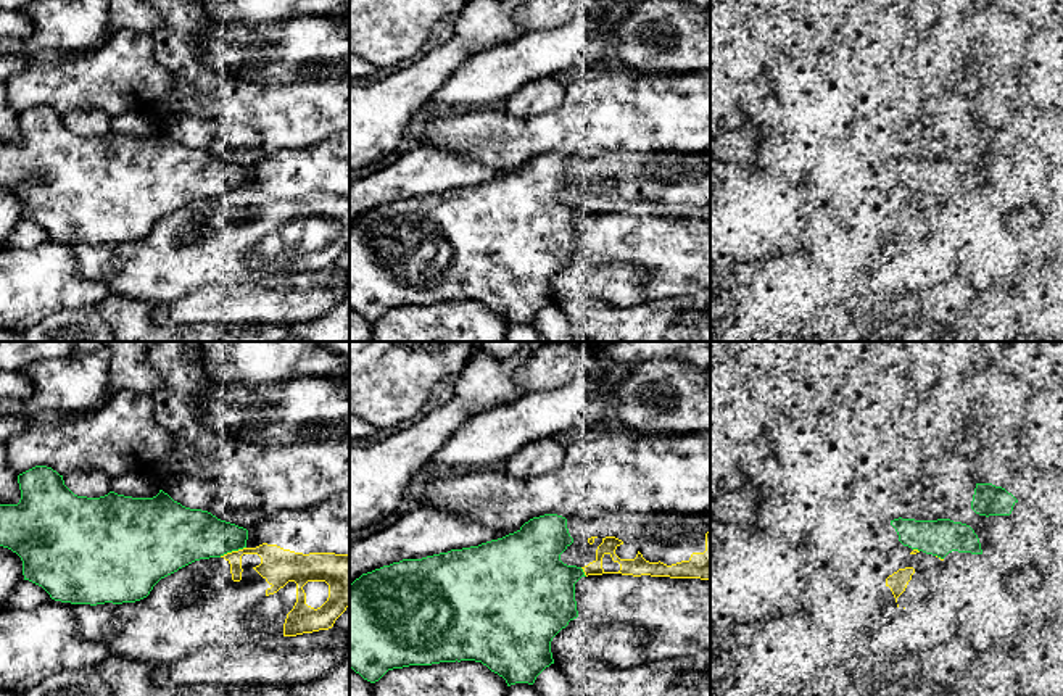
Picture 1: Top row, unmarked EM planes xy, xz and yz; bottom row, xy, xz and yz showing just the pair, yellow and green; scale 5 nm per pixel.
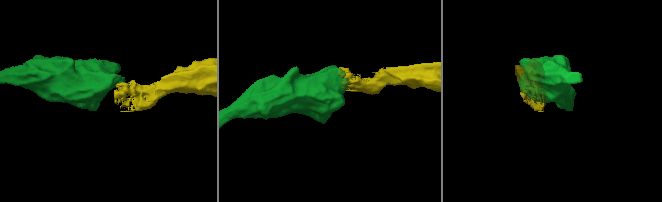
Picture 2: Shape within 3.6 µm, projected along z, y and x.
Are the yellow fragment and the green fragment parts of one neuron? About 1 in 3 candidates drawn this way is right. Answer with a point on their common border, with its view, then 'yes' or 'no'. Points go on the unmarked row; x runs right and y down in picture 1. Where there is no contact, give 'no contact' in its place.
meets yellow in xy at (232, 190); no

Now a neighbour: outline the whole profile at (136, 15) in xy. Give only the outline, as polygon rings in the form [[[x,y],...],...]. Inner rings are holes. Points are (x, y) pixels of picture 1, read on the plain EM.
[[[110,0],[108,21],[110,35],[122,29],[151,34],[166,23],[148,0]]]

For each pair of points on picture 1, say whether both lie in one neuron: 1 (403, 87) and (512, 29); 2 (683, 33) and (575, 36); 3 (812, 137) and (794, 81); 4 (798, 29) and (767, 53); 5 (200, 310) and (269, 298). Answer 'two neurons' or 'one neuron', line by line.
1: one neuron
2: two neurons
3: one neuron
4: two neurons
5: one neuron

